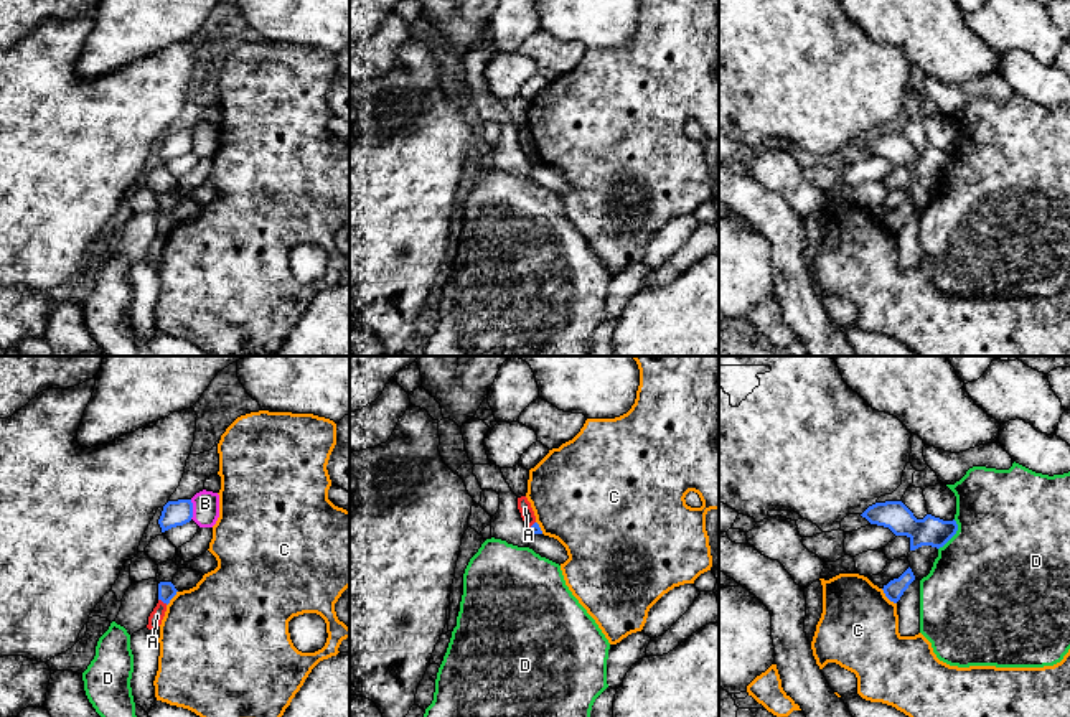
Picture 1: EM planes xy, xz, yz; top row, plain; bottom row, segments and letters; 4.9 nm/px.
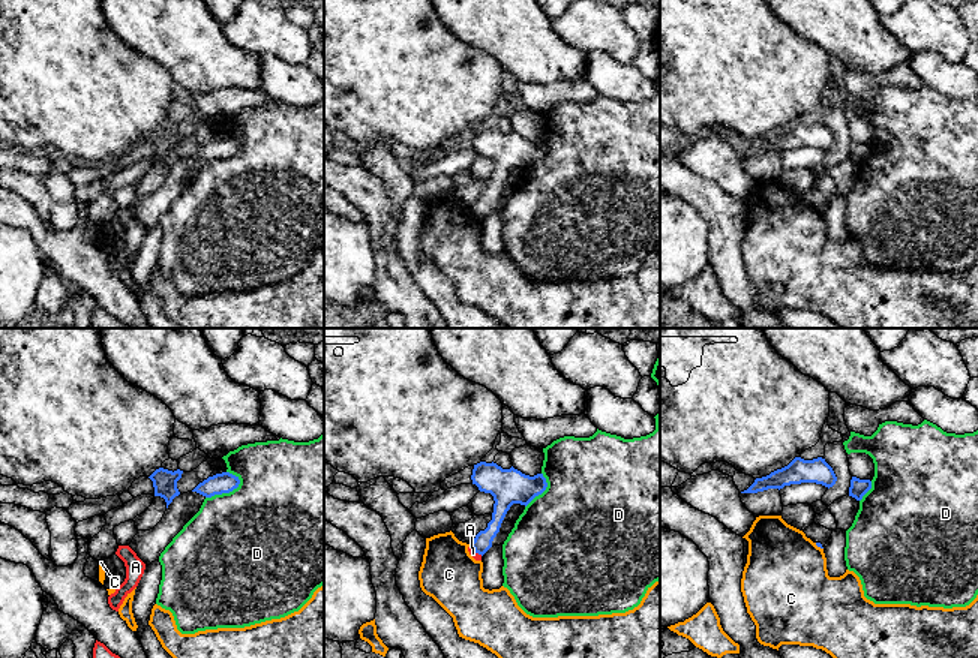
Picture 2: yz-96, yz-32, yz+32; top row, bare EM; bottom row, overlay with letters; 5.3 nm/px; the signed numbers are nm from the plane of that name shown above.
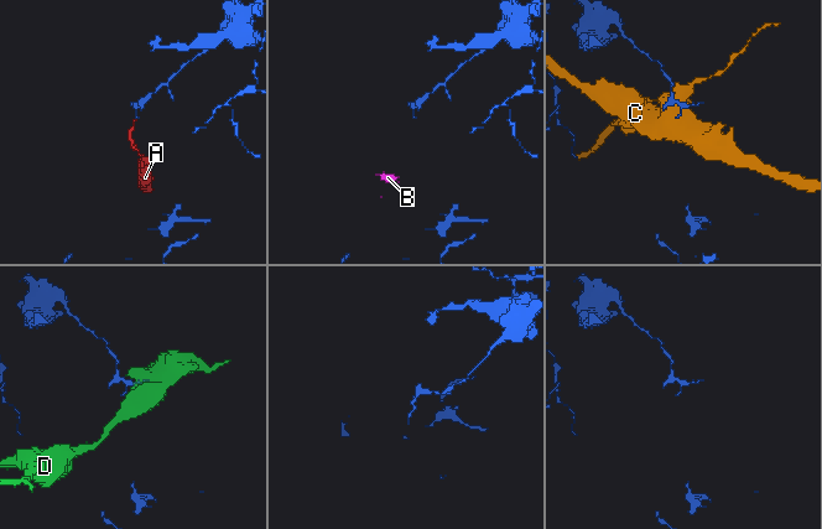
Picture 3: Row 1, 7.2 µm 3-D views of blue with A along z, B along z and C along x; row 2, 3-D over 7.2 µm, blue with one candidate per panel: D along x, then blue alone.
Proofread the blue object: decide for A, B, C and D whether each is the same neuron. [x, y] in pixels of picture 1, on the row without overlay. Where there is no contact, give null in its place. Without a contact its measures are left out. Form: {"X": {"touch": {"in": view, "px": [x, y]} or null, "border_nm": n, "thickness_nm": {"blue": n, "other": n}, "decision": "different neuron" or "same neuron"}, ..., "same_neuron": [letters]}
{"A": {"touch": {"in": "xy", "px": [164, 233]}, "border_nm": 50, "thickness_nm": {"blue": 90, "other": 70}, "decision": "different neuron"}, "B": {"touch": {"in": "xy", "px": [192, 140]}, "border_nm": 100, "thickness_nm": {"blue": 130, "other": 130}, "decision": "different neuron"}, "C": {"touch": {"in": "yz", "px": [887, 228]}, "border_nm": 110, "thickness_nm": {"blue": 90, "other": 380}, "decision": "different neuron"}, "D": {"touch": {"in": "yz", "px": [953, 165]}, "border_nm": 170, "thickness_nm": {"blue": 140, "other": 500}, "decision": "different neuron"}, "same_neuron": []}

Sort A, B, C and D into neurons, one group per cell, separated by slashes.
A / B D / C

